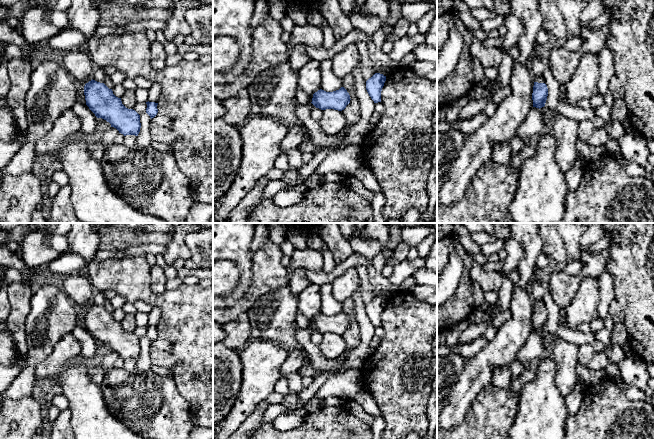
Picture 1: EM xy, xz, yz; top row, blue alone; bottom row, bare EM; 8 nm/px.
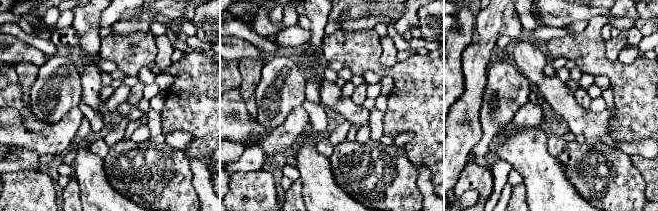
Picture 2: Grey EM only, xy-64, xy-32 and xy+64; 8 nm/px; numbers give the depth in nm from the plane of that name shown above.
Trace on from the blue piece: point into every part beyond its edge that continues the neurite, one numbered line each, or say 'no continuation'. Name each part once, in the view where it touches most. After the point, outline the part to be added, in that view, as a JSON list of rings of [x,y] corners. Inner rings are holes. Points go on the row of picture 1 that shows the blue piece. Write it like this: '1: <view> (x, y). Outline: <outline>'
1: yz (539, 64). Outline: [[[545,51],[542,53],[534,53],[529,62],[529,68],[534,82],[545,83],[544,73],[550,68],[550,66],[550,61]]]

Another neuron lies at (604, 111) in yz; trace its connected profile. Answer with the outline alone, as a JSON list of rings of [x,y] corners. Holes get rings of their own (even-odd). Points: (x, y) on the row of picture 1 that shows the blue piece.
[[[602,104],[598,108],[594,109],[595,116],[603,118],[605,121],[608,120],[612,114],[612,106]]]

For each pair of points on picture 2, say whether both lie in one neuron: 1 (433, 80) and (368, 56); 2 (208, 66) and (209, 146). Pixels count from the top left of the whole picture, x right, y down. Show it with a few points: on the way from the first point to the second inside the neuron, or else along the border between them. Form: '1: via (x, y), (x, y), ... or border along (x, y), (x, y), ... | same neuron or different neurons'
1: via (417, 80), (403, 73), (384, 71) | same neuron
2: via (208, 86), (209, 126) | same neuron

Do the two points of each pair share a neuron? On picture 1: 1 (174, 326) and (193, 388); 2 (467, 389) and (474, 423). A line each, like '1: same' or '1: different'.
1: same
2: different

